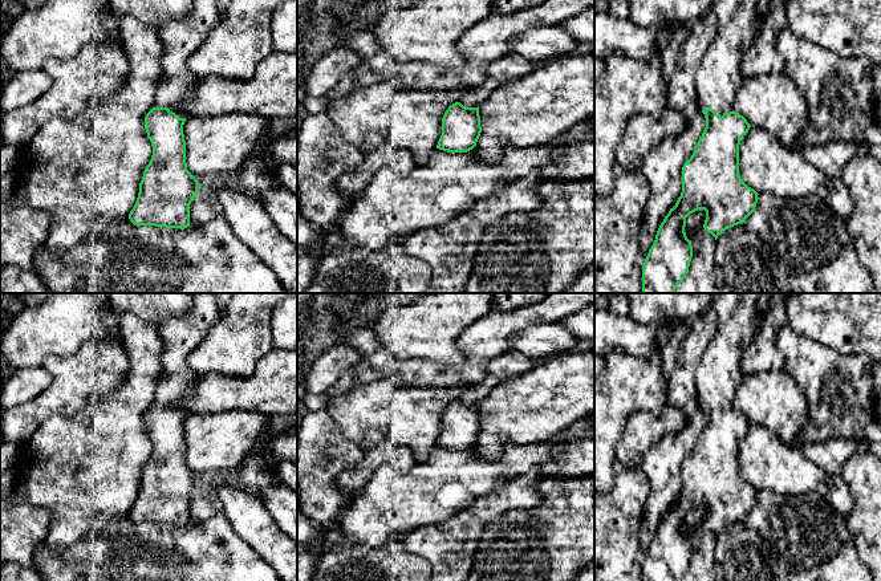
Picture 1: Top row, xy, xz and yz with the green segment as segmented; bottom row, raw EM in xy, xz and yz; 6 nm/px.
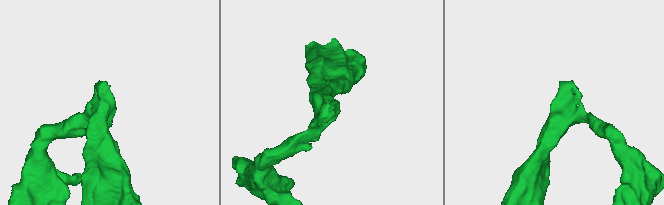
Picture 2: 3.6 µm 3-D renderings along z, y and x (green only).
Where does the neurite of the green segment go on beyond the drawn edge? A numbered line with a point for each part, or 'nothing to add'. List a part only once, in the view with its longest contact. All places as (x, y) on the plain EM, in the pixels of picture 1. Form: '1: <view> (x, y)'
1: xy (182, 334)

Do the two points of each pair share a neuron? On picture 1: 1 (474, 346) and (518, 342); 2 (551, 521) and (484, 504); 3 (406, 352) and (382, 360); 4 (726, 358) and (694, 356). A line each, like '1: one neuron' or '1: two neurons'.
1: two neurons
2: two neurons
3: two neurons
4: two neurons

